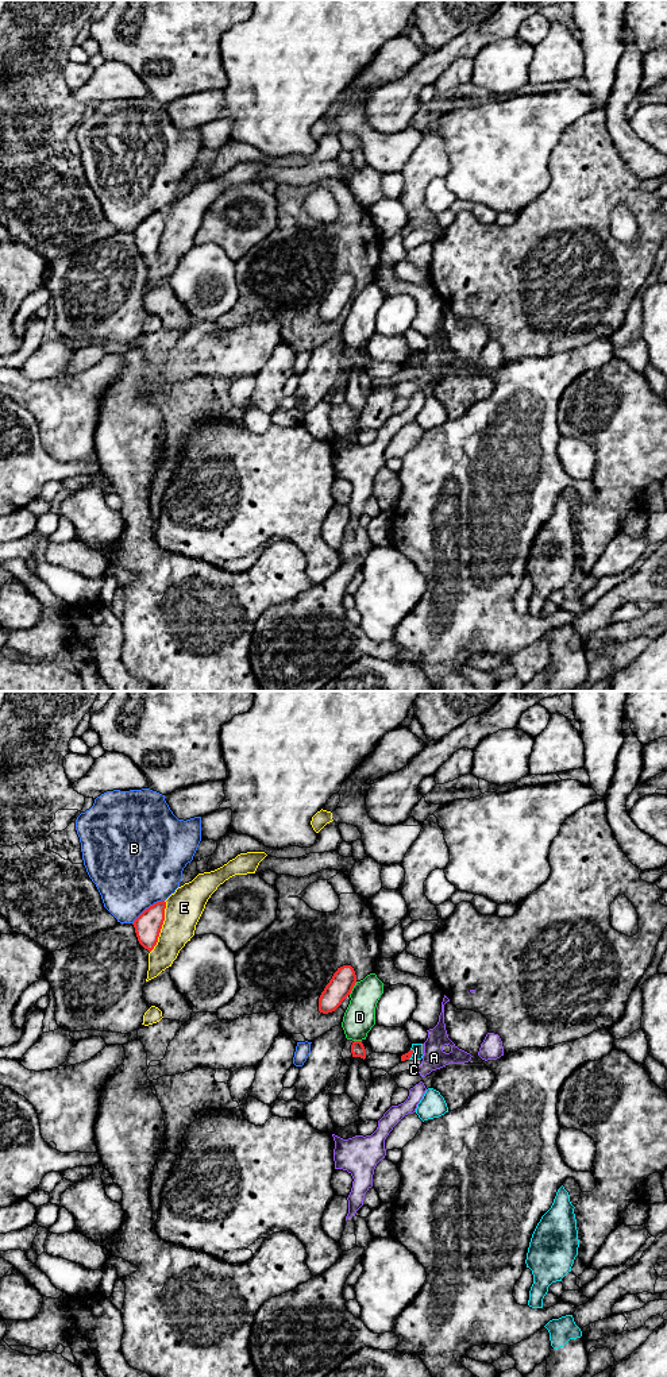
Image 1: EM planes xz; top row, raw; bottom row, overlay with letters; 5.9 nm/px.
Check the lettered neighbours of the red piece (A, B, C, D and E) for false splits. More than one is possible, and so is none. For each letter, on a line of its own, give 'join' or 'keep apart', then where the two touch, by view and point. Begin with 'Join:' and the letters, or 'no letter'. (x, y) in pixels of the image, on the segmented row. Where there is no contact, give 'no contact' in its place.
Join: no letter
A: keep apart; contact xz (423, 1049)
B: keep apart; contact xz (149, 907)
C: keep apart; contact xz (423, 1049)
D: keep apart; contact xz (353, 987)
E: keep apart; contact xz (161, 926)

